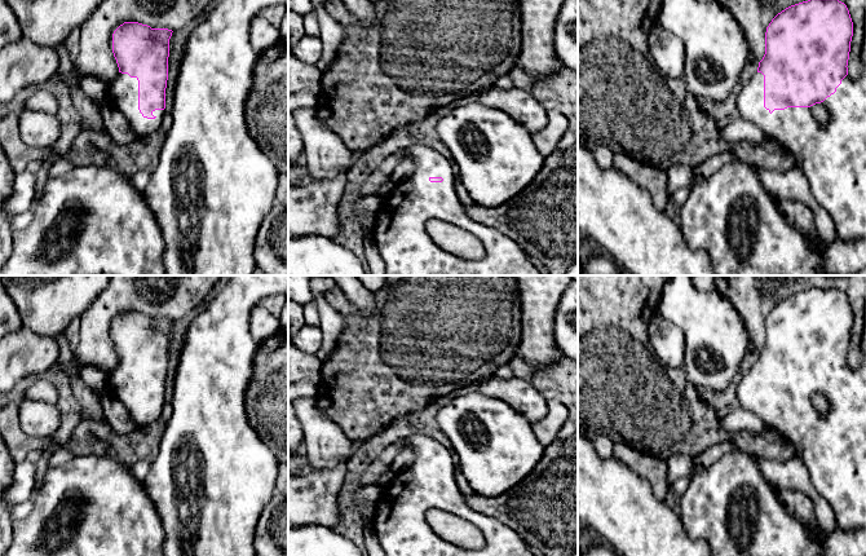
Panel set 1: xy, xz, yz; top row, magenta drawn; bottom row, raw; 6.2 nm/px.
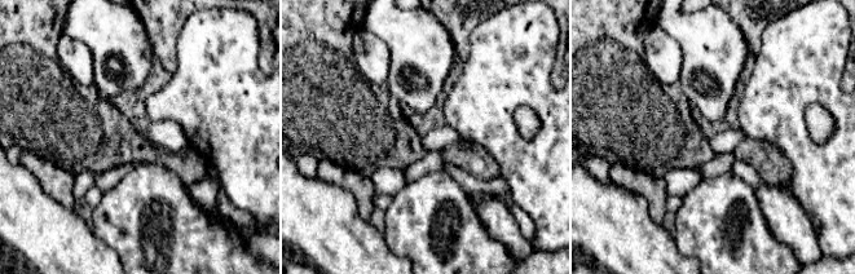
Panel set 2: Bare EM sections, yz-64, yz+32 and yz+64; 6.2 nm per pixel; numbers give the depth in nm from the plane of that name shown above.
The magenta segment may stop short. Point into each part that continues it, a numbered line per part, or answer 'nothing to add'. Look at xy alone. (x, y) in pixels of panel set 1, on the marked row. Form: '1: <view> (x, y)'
1: xy (123, 91)

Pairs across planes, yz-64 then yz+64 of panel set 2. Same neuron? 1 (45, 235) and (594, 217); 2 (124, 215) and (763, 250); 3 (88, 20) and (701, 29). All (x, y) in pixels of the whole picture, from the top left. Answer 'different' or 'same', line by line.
1: same
2: same
3: same

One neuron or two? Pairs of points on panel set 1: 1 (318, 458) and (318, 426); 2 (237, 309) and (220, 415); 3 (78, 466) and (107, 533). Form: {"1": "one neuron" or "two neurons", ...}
{"1": "one neuron", "2": "one neuron", "3": "one neuron"}

